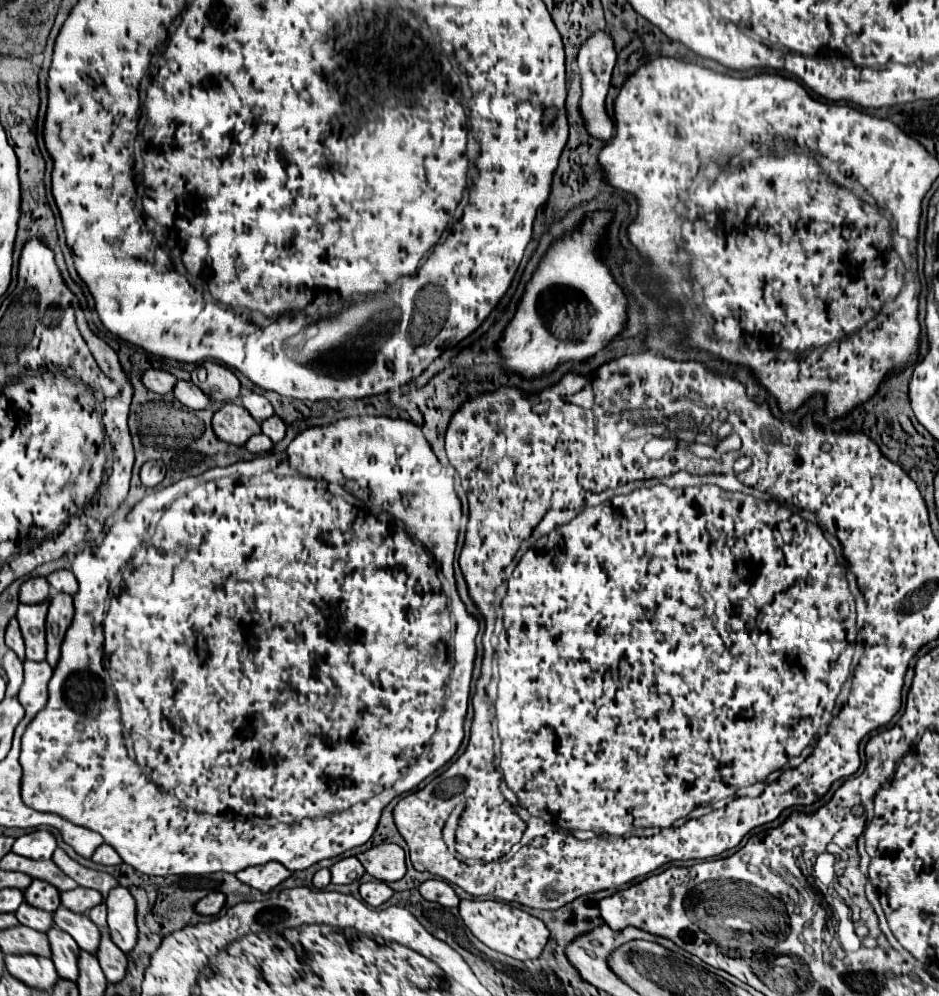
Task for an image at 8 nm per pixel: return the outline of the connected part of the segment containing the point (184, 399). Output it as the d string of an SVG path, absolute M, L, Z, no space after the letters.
M176 381L172 395L174 395L174 399L178 399L182 405L186 405L190 409L206 409L210 403L210 399L190 381Z

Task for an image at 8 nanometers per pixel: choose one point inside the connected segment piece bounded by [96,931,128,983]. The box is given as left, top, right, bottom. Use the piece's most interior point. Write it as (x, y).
(113, 961)

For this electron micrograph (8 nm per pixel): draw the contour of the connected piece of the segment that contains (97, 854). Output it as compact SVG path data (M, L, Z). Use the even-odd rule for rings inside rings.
M102 843L102 845L98 845L96 847L96 851L94 851L94 855L92 855L92 859L96 861L96 863L102 863L102 865L118 865L122 859L120 859L120 855L112 849L112 845L108 845L108 843Z

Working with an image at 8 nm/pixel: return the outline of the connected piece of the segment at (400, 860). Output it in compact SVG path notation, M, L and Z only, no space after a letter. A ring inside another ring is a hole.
M380 843L360 855L356 855L364 865L366 873L374 879L392 883L404 877L406 863L404 863L404 849L394 843Z

